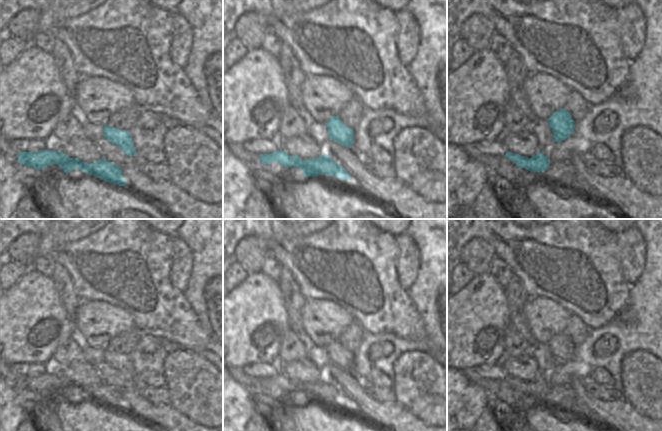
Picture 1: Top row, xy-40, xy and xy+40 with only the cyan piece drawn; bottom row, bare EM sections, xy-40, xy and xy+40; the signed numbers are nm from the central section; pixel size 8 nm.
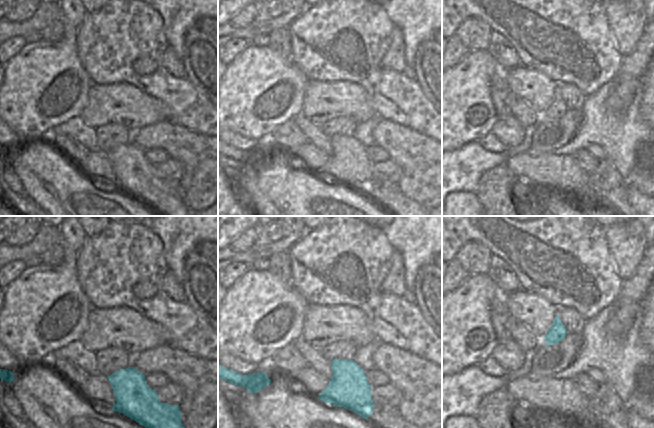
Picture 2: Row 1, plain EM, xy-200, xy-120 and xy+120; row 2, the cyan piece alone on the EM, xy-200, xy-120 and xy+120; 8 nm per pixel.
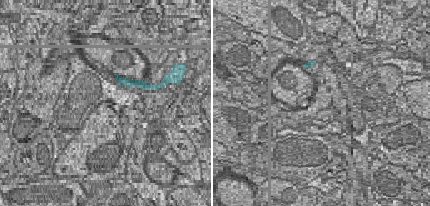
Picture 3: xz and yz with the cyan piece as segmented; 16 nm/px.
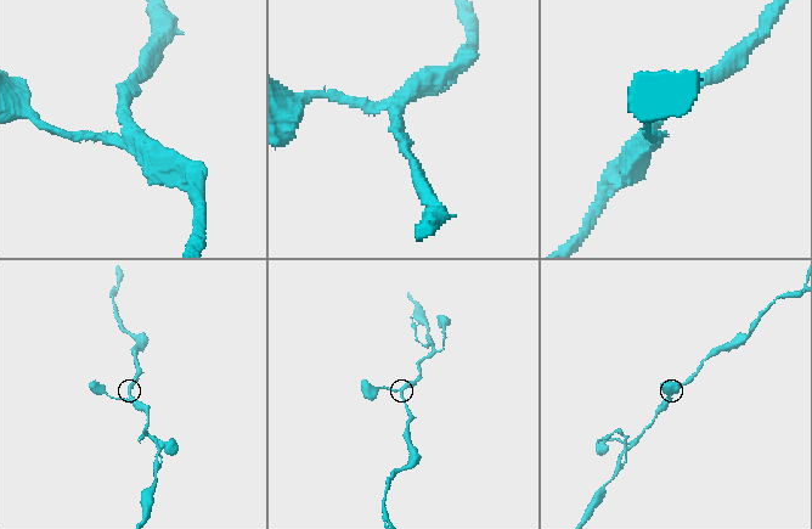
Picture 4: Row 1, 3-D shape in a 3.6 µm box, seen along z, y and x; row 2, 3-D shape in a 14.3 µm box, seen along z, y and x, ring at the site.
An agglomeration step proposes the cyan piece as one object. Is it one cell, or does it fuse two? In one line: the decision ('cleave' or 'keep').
keep

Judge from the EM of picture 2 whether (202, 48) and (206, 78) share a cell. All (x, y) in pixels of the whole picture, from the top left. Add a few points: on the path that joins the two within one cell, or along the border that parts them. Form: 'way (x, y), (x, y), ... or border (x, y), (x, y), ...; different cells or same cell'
way (202, 55), (206, 62), (206, 71); same cell

